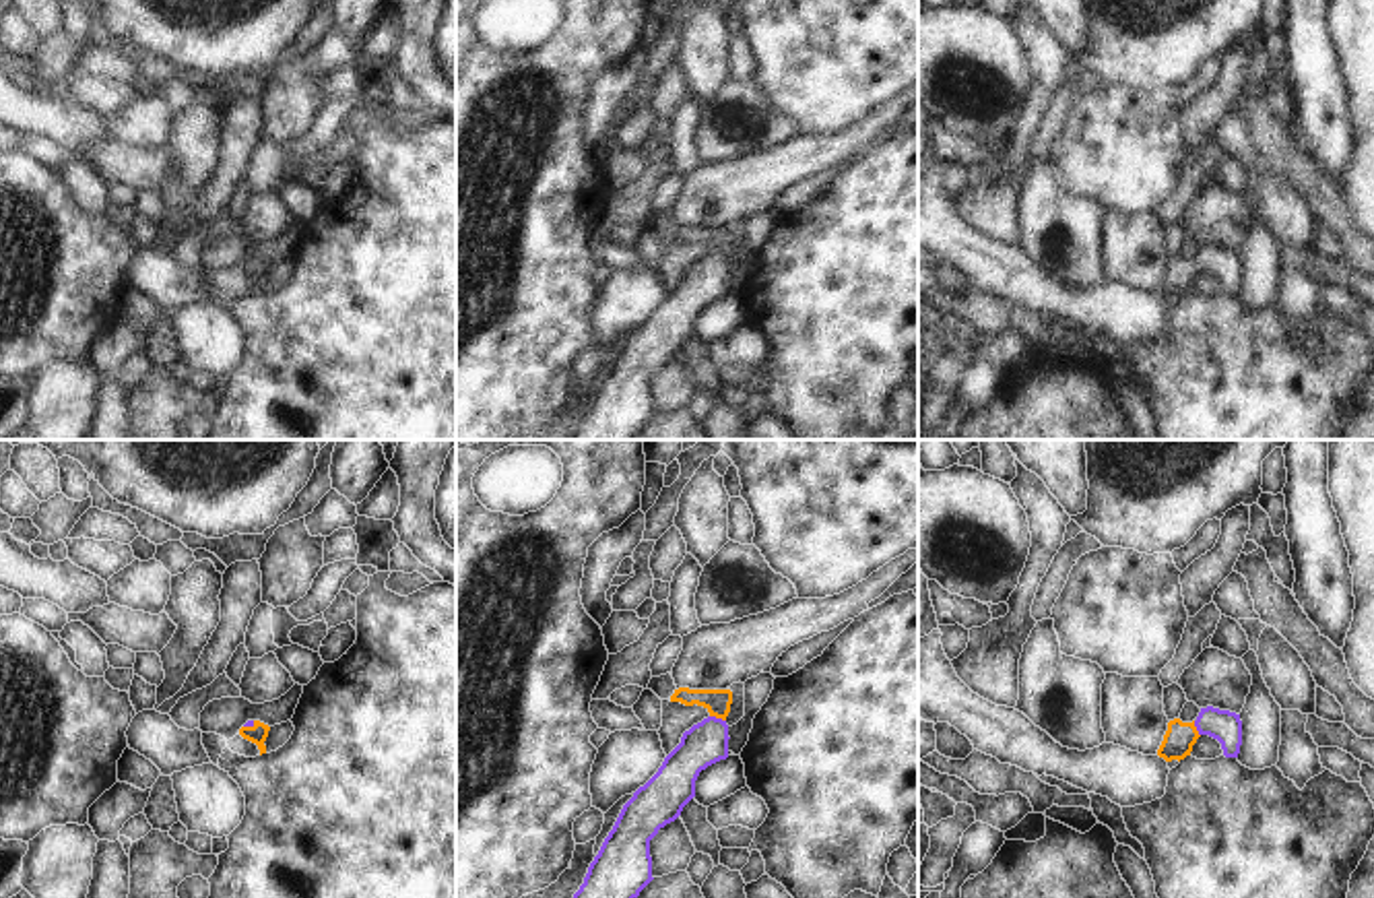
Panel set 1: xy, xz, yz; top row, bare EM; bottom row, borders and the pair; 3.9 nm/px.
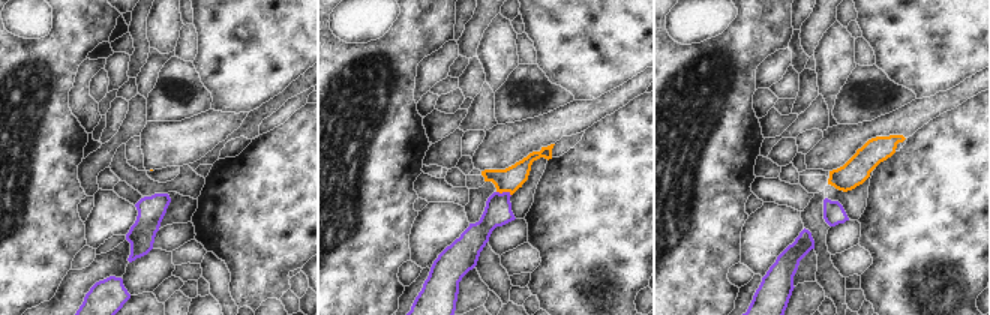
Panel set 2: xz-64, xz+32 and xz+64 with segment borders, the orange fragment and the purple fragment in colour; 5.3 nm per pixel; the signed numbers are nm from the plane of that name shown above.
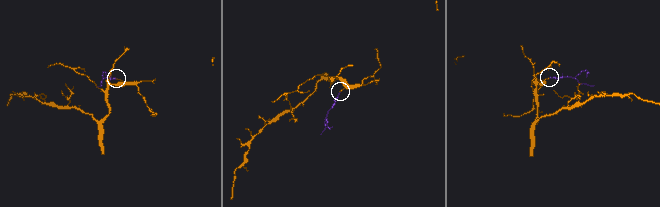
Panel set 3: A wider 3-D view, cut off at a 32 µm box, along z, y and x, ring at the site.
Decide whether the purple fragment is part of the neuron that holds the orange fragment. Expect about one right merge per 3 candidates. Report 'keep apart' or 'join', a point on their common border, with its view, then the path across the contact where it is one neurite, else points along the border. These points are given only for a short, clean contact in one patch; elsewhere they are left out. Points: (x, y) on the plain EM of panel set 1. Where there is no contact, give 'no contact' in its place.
join; contact xz (718, 254); way xz (718, 240), (718, 254), (704, 281)

